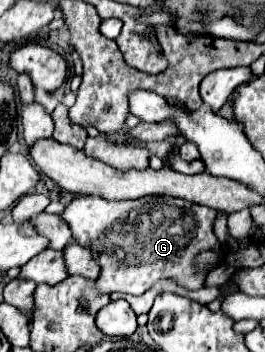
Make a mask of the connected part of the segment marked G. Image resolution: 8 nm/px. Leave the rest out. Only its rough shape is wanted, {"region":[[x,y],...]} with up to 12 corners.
{"region":[[74,198],[60,216],[100,292],[200,290],[218,212],[182,198]]}

